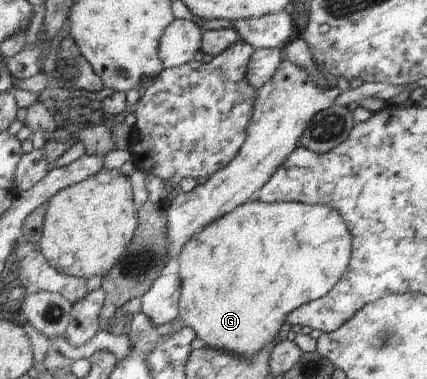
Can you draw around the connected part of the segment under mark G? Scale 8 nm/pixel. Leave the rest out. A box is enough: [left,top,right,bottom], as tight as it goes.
[178,199,353,357]

